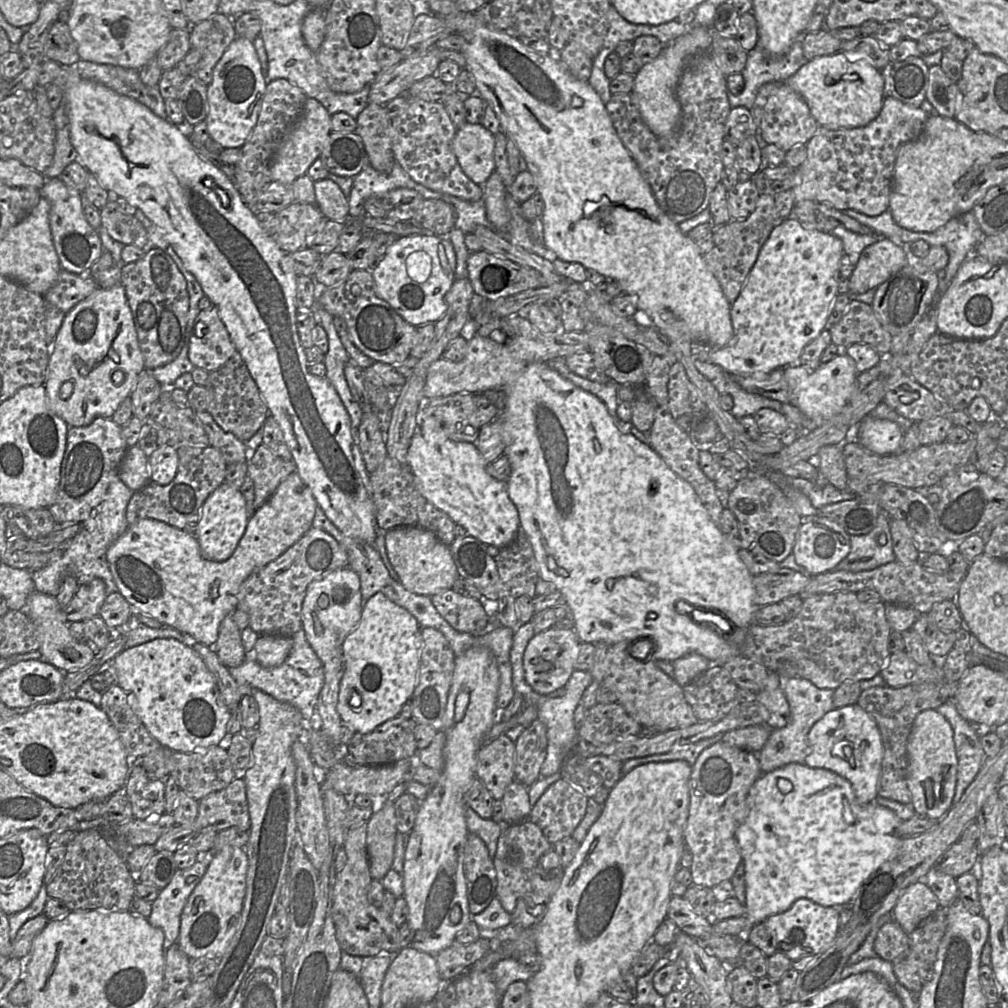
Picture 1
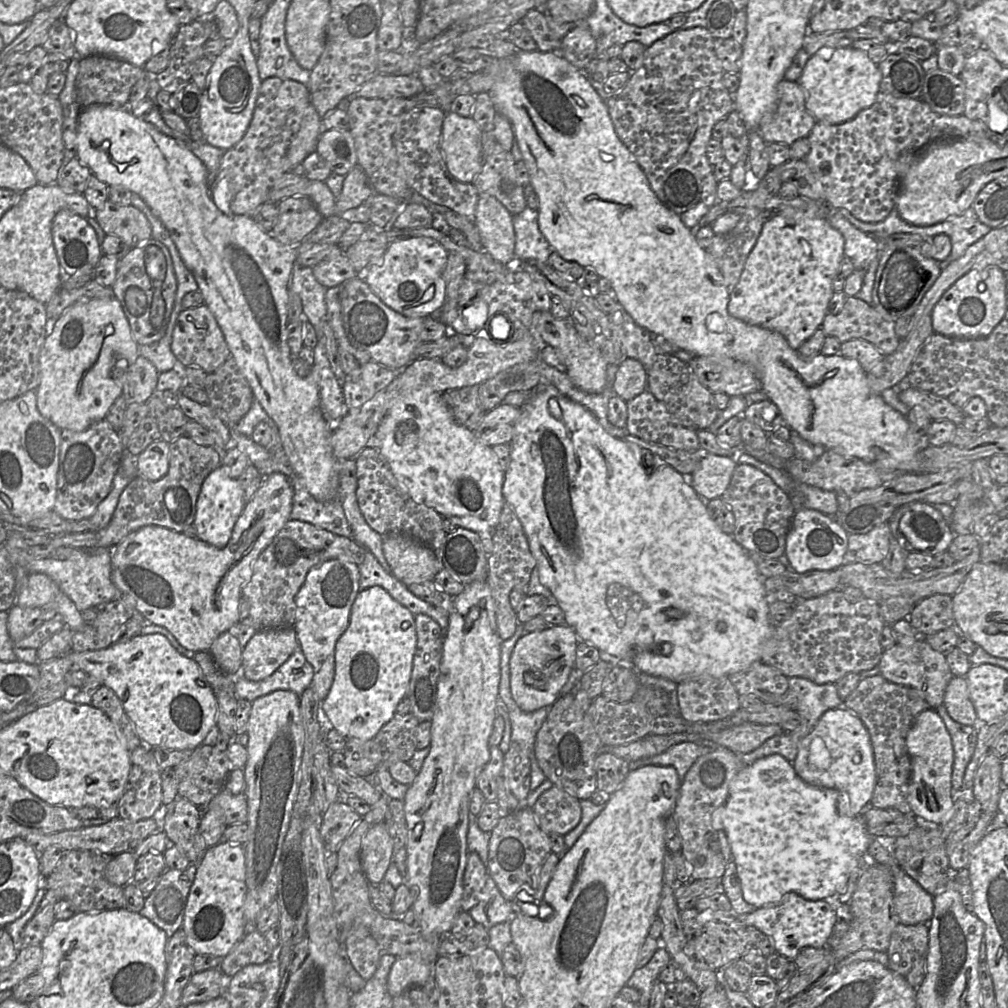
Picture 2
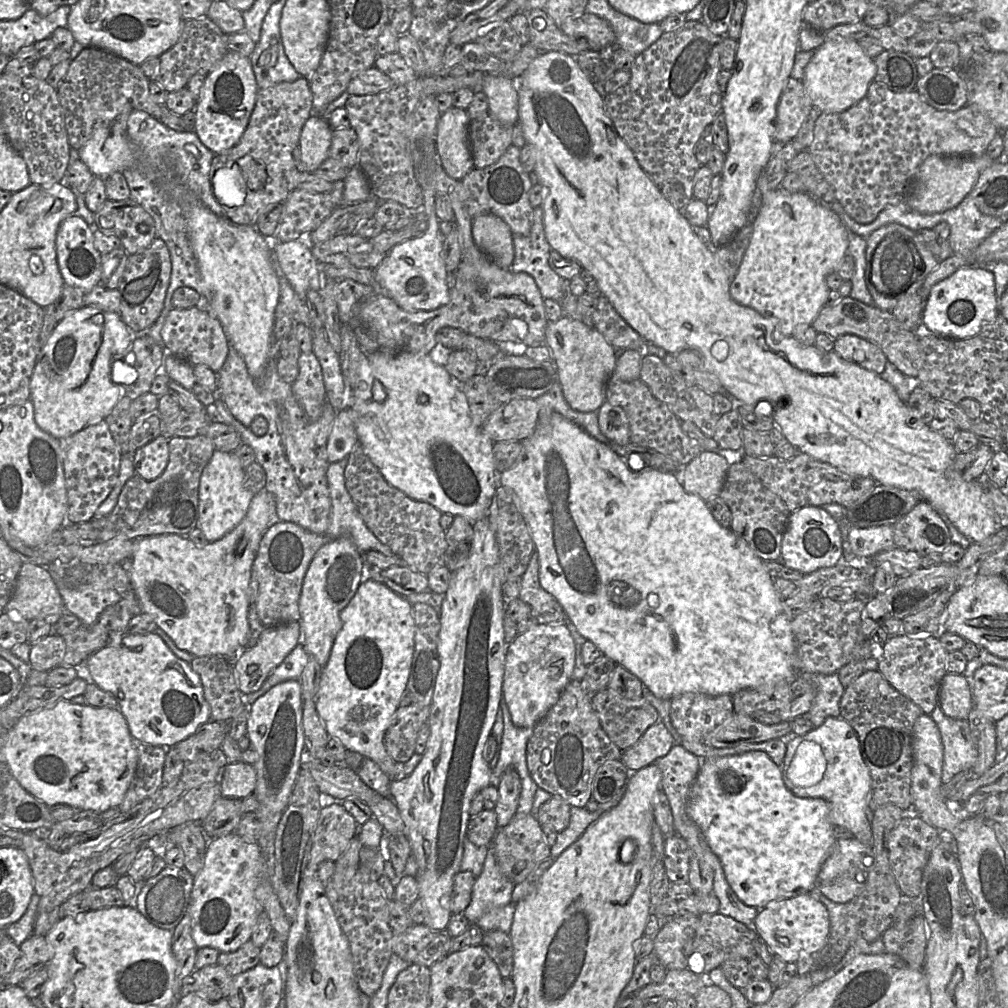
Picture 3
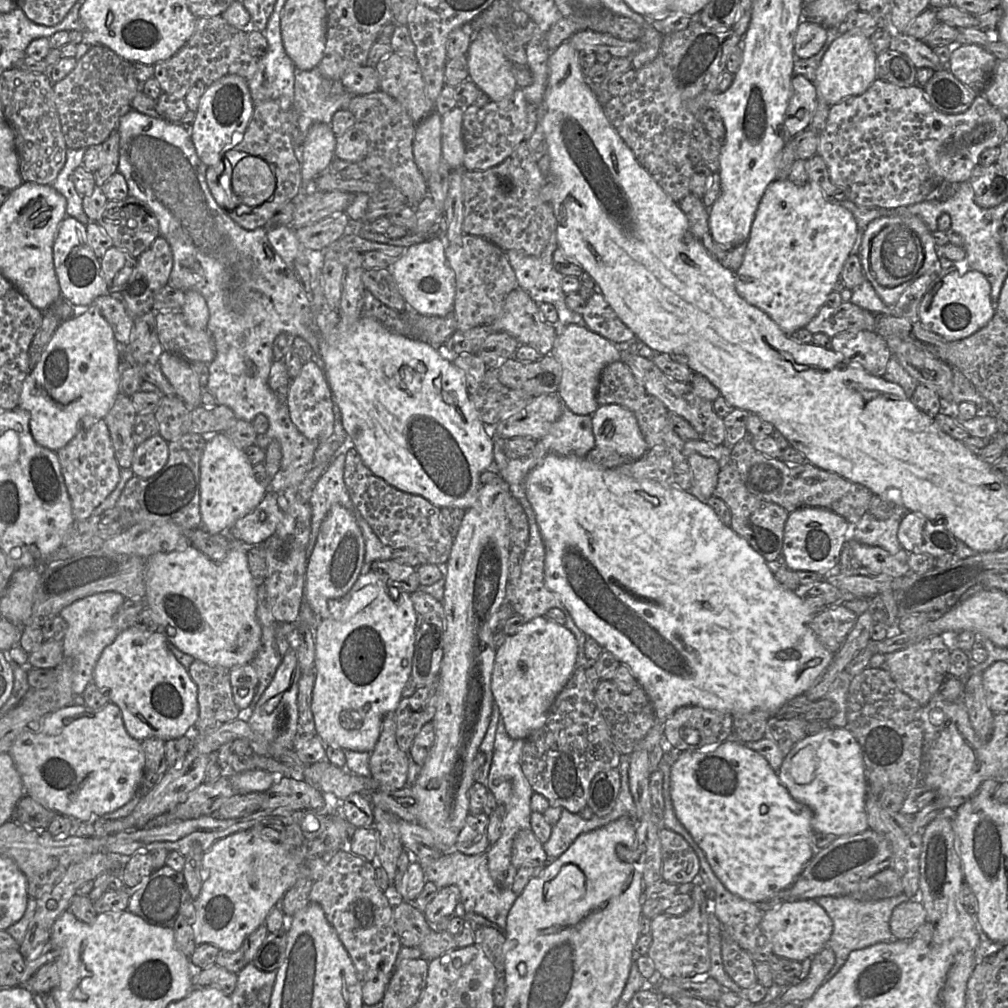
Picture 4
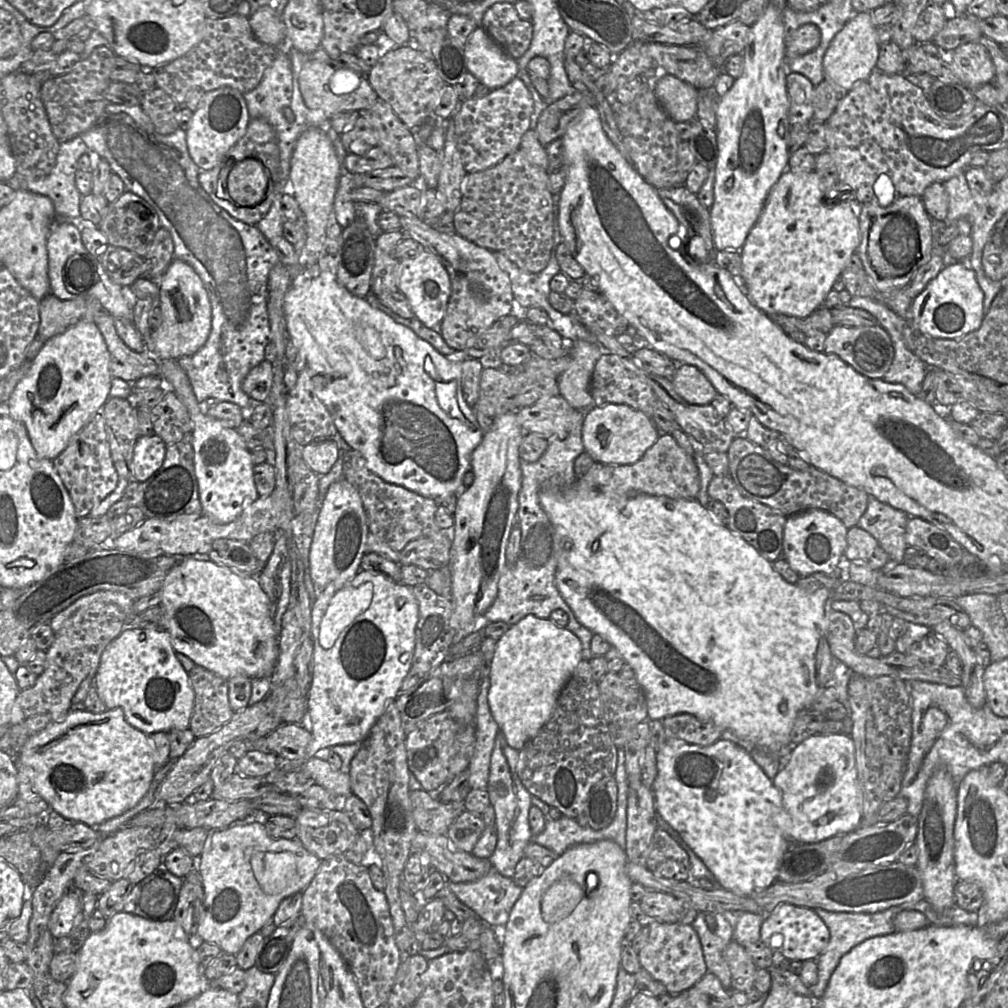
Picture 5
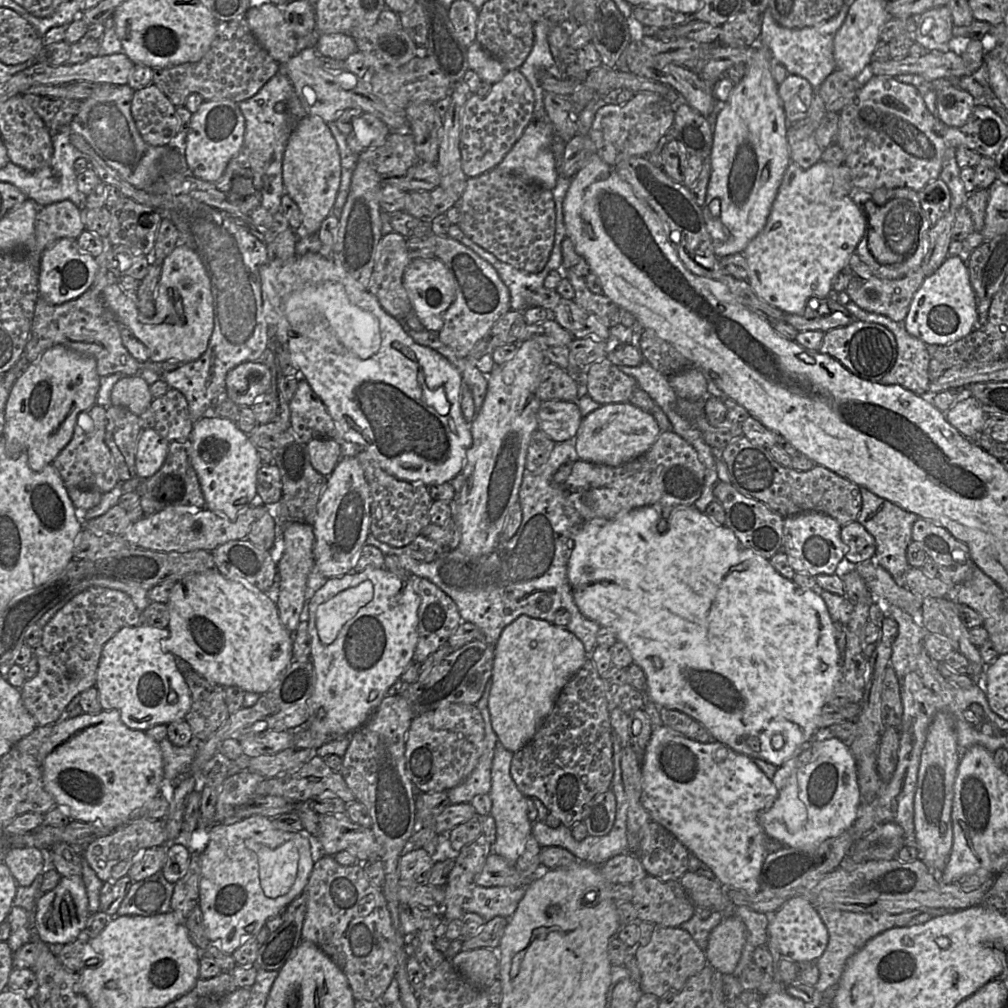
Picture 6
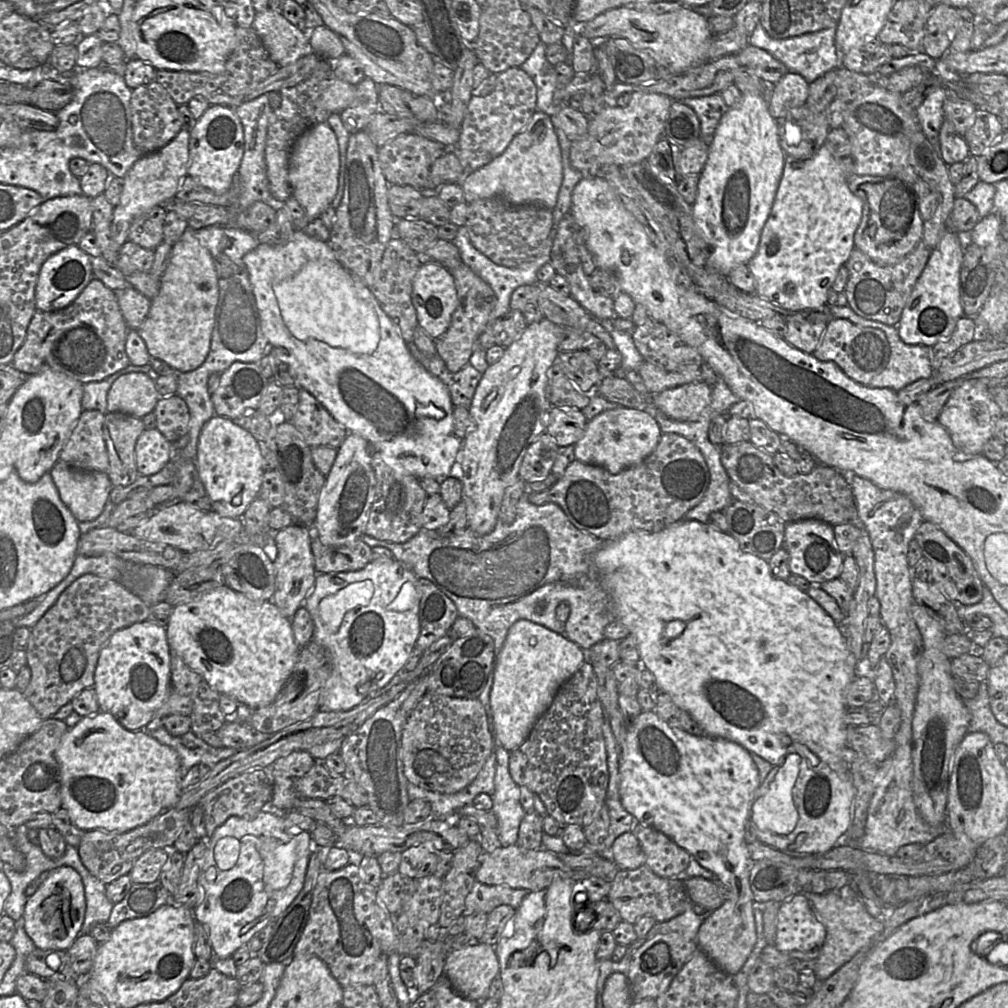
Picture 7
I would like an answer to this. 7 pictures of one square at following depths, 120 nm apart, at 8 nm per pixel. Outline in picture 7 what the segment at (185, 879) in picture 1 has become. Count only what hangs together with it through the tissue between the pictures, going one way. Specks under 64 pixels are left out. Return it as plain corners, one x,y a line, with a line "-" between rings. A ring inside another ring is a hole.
159,879
151,883
133,883
125,897
113,905
105,924
113,929
124,920
145,917
166,903
178,905

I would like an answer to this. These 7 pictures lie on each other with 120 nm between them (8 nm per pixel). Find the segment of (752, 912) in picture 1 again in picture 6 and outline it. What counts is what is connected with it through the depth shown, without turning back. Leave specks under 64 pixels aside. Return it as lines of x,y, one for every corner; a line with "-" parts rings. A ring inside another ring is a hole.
662,725
652,730
651,738
646,747
645,756
641,763
642,773
642,795
641,802
649,813
652,821
659,823
666,830
672,833
691,853
701,860
716,876
721,885
732,886
746,891
749,895
760,892
759,874
767,855
765,849
766,836
759,822
759,816
768,803
773,803
777,796
777,790
772,781
767,778
764,772
756,765
754,760
747,755
741,754
730,748
728,745
714,741
701,743
688,739
673,729

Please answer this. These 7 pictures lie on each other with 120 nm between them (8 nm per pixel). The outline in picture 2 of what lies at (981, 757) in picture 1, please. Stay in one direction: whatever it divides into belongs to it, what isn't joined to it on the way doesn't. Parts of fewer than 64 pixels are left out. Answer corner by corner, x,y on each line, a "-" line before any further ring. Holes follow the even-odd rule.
942,704
937,707
937,713
942,718
951,736
954,761
951,776
951,796
956,800
963,796
962,785
966,767
970,762
977,743
977,729
972,725
956,722

